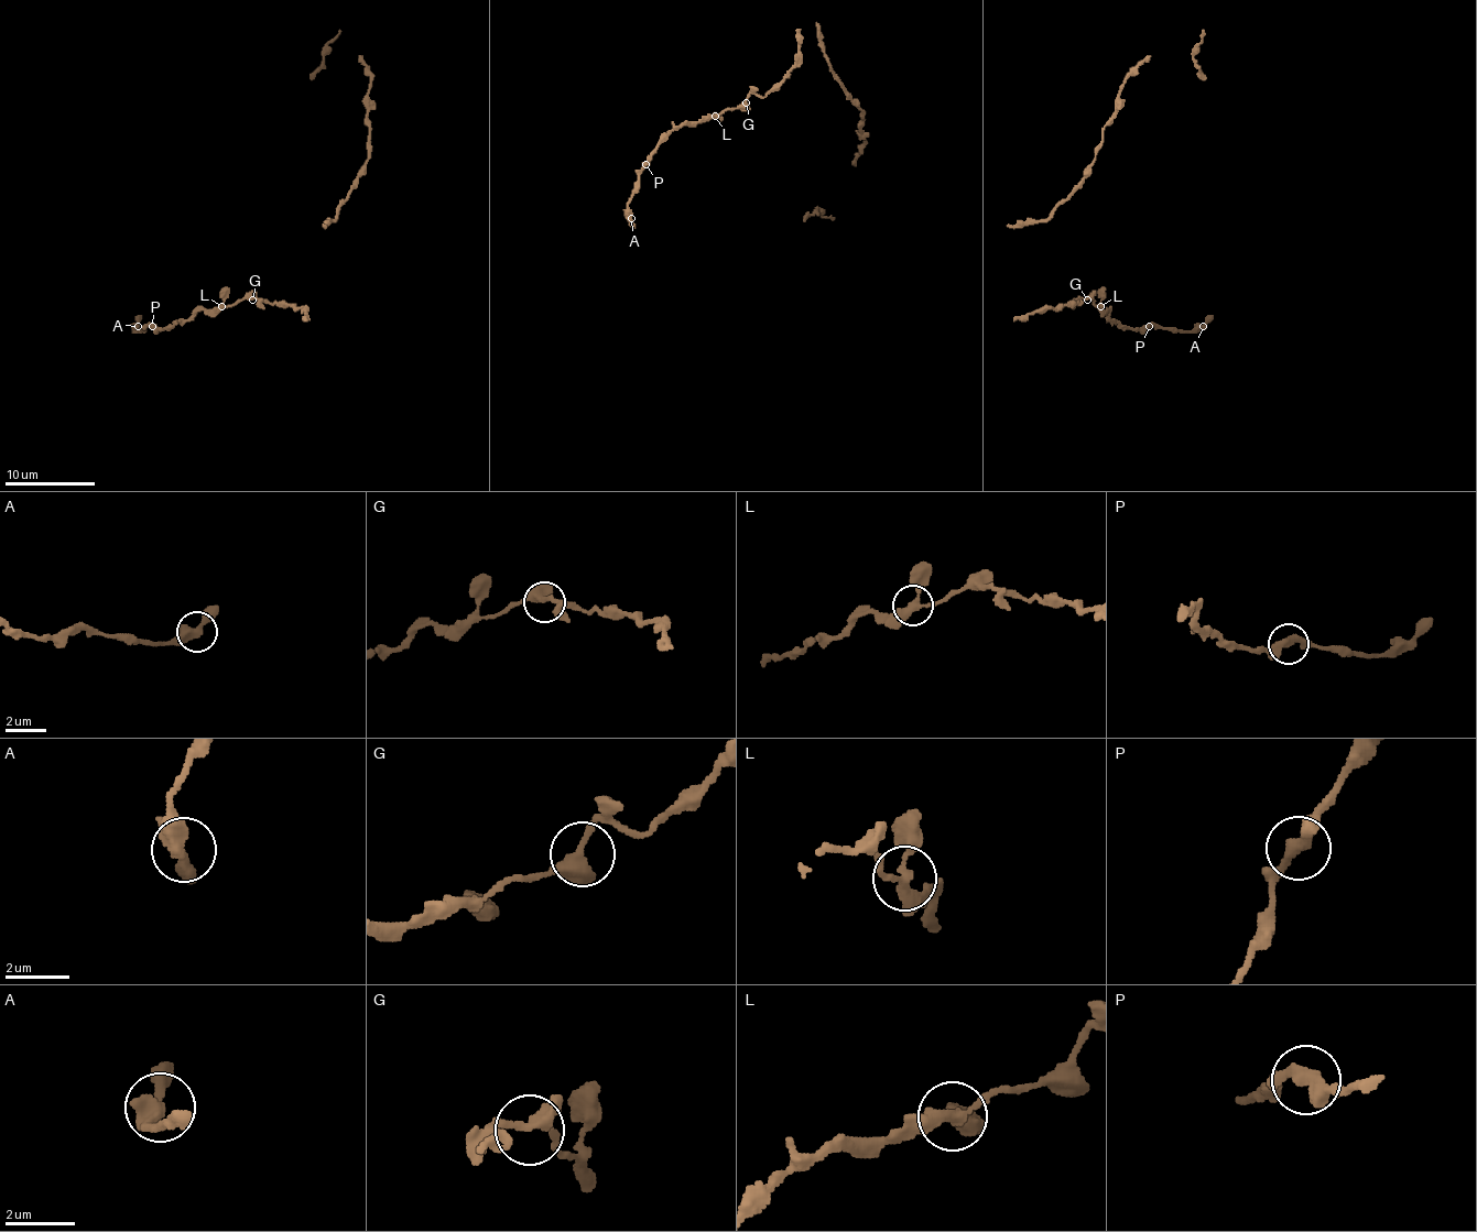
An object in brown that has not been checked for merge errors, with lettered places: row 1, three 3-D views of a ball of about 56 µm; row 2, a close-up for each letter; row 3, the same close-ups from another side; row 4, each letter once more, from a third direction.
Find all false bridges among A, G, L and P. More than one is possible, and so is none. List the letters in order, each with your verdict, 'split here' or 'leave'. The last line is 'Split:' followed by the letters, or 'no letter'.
A: leave
G: leave
L: leave
P: leave
Split: no letter

